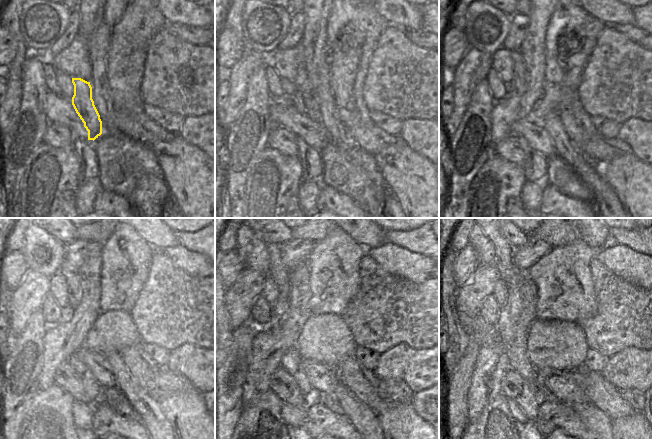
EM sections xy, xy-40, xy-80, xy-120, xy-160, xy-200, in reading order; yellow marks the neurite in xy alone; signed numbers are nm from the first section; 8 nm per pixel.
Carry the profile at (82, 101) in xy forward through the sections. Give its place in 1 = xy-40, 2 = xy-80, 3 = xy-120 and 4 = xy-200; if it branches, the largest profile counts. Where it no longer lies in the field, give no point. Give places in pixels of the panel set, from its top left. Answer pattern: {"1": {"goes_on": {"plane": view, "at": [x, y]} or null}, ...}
{"1": {"goes_on": {"plane": "xy-40", "at": [305, 101]}}, "2": {"goes_on": {"plane": "xy-80", "at": [520, 80]}}, "3": {"goes_on": {"plane": "xy-120", "at": [74, 292]}}, "4": {"goes_on": {"plane": "xy-200", "at": [503, 252]}}}

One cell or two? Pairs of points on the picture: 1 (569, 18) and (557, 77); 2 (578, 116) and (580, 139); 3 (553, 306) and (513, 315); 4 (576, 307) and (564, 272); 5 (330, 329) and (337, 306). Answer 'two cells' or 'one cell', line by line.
1: one cell
2: one cell
3: two cells
4: one cell
5: two cells

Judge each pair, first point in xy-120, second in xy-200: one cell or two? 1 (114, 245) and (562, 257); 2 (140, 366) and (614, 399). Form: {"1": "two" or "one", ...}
{"1": "one", "2": "one"}

